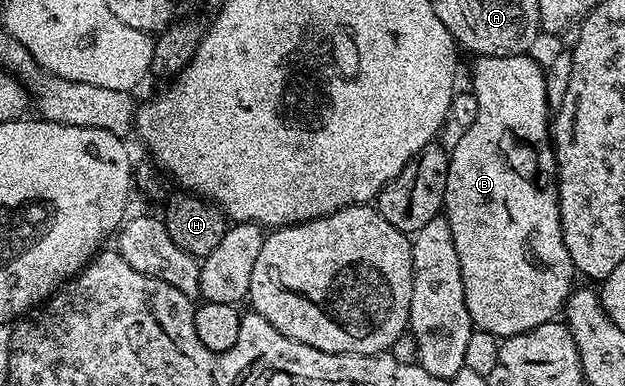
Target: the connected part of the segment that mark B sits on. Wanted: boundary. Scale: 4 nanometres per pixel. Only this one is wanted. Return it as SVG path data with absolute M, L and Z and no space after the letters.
M517 53L507 57L480 57L474 60L474 85L472 92L476 95L478 110L476 123L457 135L458 142L449 150L450 166L448 167L448 187L444 191L444 216L450 224L452 243L456 247L456 255L460 259L460 275L464 279L464 303L468 303L468 315L472 319L475 330L490 333L497 339L505 339L512 335L532 331L532 327L540 327L544 323L555 320L563 312L564 306L572 290L575 288L576 270L572 263L572 255L568 255L568 247L562 234L562 220L558 206L558 161L554 157L552 144L552 110L546 99L546 75L543 66L537 65L526 53Z

